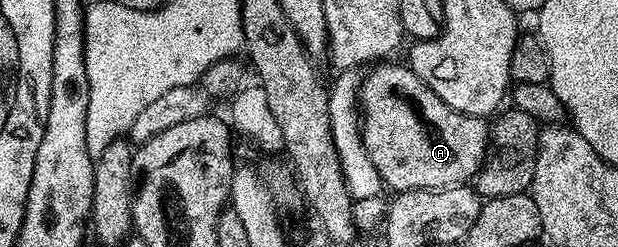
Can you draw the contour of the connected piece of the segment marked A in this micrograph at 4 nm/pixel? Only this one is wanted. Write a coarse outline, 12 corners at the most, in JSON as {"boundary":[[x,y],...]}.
{"boundary":[[406,63],[359,86],[363,145],[392,193],[466,185],[488,121]]}

